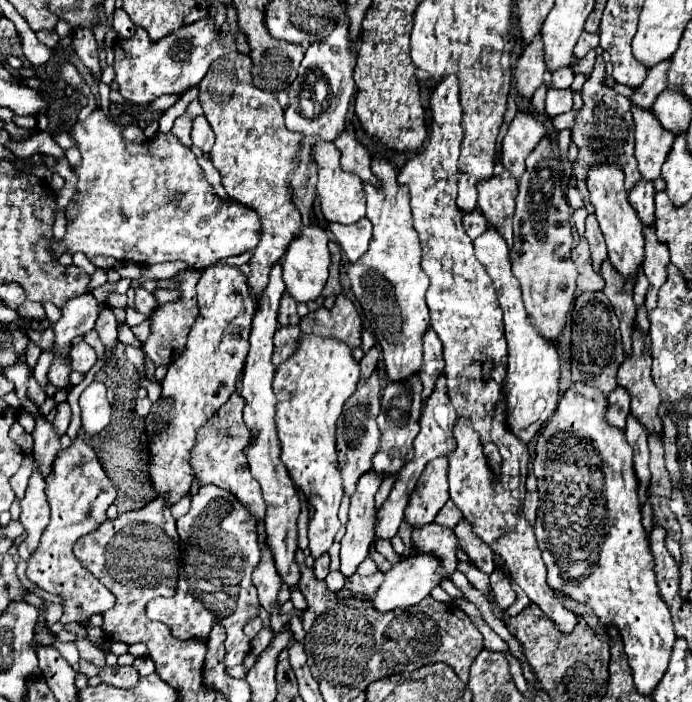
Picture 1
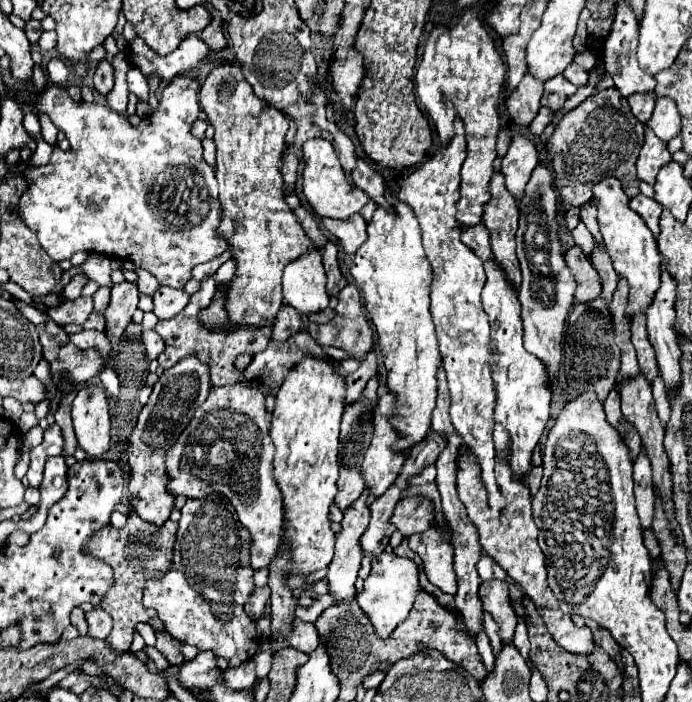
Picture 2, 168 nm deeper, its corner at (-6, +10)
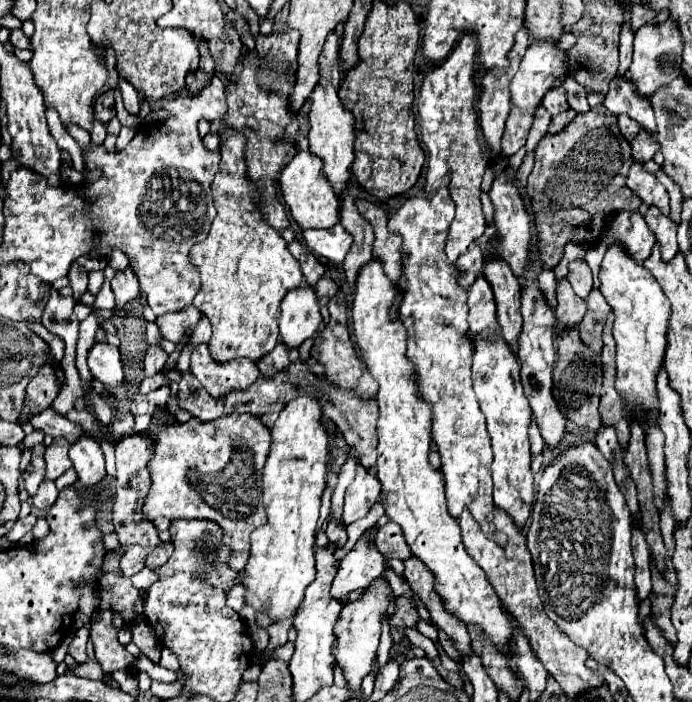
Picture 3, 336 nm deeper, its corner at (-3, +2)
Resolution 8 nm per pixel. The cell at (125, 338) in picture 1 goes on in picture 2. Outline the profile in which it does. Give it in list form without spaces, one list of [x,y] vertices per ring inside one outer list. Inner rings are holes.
[[[142,330],[142,342],[146,346],[146,354],[150,360],[158,358],[158,354],[164,350],[164,340],[154,330]]]

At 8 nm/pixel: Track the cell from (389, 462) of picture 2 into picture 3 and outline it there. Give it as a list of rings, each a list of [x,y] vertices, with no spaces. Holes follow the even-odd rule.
[[[357,466],[357,476],[353,484],[345,492],[345,506],[343,506],[343,524],[353,524],[355,520],[367,516],[371,506],[379,500],[381,484],[373,470]]]

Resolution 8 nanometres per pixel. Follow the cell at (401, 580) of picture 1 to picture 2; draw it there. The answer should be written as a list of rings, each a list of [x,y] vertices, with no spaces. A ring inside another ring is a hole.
[[[384,552],[380,558],[372,560],[372,572],[364,582],[364,590],[356,594],[358,604],[370,616],[378,638],[388,638],[392,630],[410,614],[416,596],[422,592],[418,578],[418,564],[410,558],[398,556],[394,552]]]

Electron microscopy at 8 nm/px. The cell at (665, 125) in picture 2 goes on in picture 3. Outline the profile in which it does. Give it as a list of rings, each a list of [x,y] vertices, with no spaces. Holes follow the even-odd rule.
[[[643,132],[631,142],[631,154],[633,154],[635,162],[647,162],[647,160],[651,160],[657,150],[659,150],[659,146],[653,146],[647,140],[647,134],[643,134]]]

